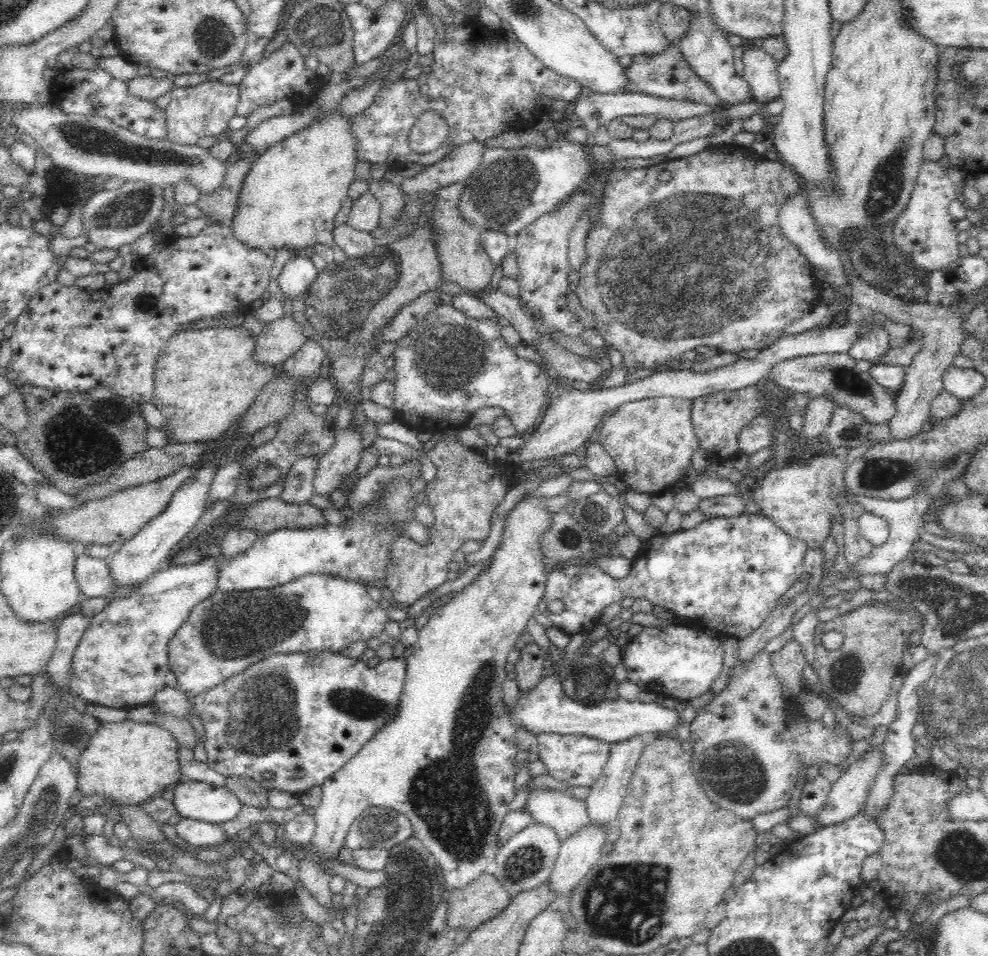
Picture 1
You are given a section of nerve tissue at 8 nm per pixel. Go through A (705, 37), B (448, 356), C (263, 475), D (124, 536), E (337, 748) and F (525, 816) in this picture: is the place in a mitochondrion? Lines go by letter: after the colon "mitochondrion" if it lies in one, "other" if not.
A: other
B: mitochondrion
C: mitochondrion
D: other
E: other
F: other

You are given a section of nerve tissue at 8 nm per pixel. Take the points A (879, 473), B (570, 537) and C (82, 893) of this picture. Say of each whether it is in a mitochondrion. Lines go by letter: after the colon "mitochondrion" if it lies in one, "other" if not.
A: mitochondrion
B: mitochondrion
C: other

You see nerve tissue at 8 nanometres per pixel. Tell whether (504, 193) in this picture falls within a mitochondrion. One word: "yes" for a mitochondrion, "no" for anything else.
yes

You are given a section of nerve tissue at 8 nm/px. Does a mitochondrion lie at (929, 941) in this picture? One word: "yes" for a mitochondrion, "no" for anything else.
no

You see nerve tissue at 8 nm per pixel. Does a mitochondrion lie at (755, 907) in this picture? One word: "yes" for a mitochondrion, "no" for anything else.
no

